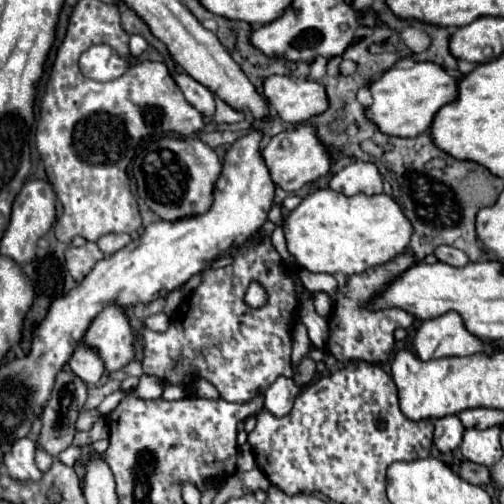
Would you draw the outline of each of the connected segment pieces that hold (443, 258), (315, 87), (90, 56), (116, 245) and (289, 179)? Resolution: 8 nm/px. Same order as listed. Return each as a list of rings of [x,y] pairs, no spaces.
[[[439,245],[439,247],[433,251],[433,255],[435,255],[441,263],[447,263],[447,265],[451,265],[451,267],[463,267],[463,265],[469,263],[467,255],[465,255],[463,251],[459,251],[459,249],[451,247],[451,245]]]
[[[271,75],[263,81],[263,93],[271,109],[287,123],[307,121],[327,107],[325,87],[309,79]]]
[[[93,45],[81,55],[79,67],[81,73],[89,79],[111,81],[127,71],[129,61],[121,59],[109,45]]]
[[[103,235],[99,241],[97,241],[97,245],[99,245],[99,249],[103,251],[103,253],[115,253],[115,251],[119,251],[121,247],[125,247],[125,245],[129,245],[131,243],[131,237],[129,235]]]
[[[305,125],[299,129],[289,129],[289,131],[283,131],[283,133],[271,137],[267,147],[261,149],[261,157],[269,169],[269,175],[275,183],[275,187],[281,187],[287,193],[295,193],[305,183],[311,183],[311,181],[327,175],[329,167],[333,163],[333,159],[329,157],[329,153],[317,139],[315,127],[311,127],[311,125]]]

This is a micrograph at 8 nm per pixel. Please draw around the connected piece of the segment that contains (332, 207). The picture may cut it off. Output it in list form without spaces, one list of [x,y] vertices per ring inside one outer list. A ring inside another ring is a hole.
[[[317,189],[315,193],[303,197],[301,203],[287,215],[283,231],[287,239],[287,249],[295,257],[301,269],[307,269],[311,273],[329,273],[329,275],[343,273],[351,277],[369,267],[387,263],[399,253],[403,253],[409,243],[409,235],[413,233],[413,227],[409,227],[409,221],[405,219],[405,215],[401,215],[401,207],[397,207],[397,201],[387,197],[385,193],[373,197],[367,195],[347,197],[333,189]]]

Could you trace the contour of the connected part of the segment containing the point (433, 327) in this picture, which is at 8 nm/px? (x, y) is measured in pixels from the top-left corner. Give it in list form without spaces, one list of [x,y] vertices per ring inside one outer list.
[[[449,311],[419,325],[411,343],[411,351],[417,359],[429,361],[449,355],[473,355],[479,351],[493,353],[495,347],[485,347],[483,339],[469,335],[461,323],[461,317]]]

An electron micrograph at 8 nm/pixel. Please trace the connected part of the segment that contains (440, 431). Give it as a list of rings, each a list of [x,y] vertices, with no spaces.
[[[449,415],[449,417],[441,417],[435,421],[435,447],[441,453],[451,453],[461,445],[463,439],[463,427],[461,421],[457,419],[457,415]]]

